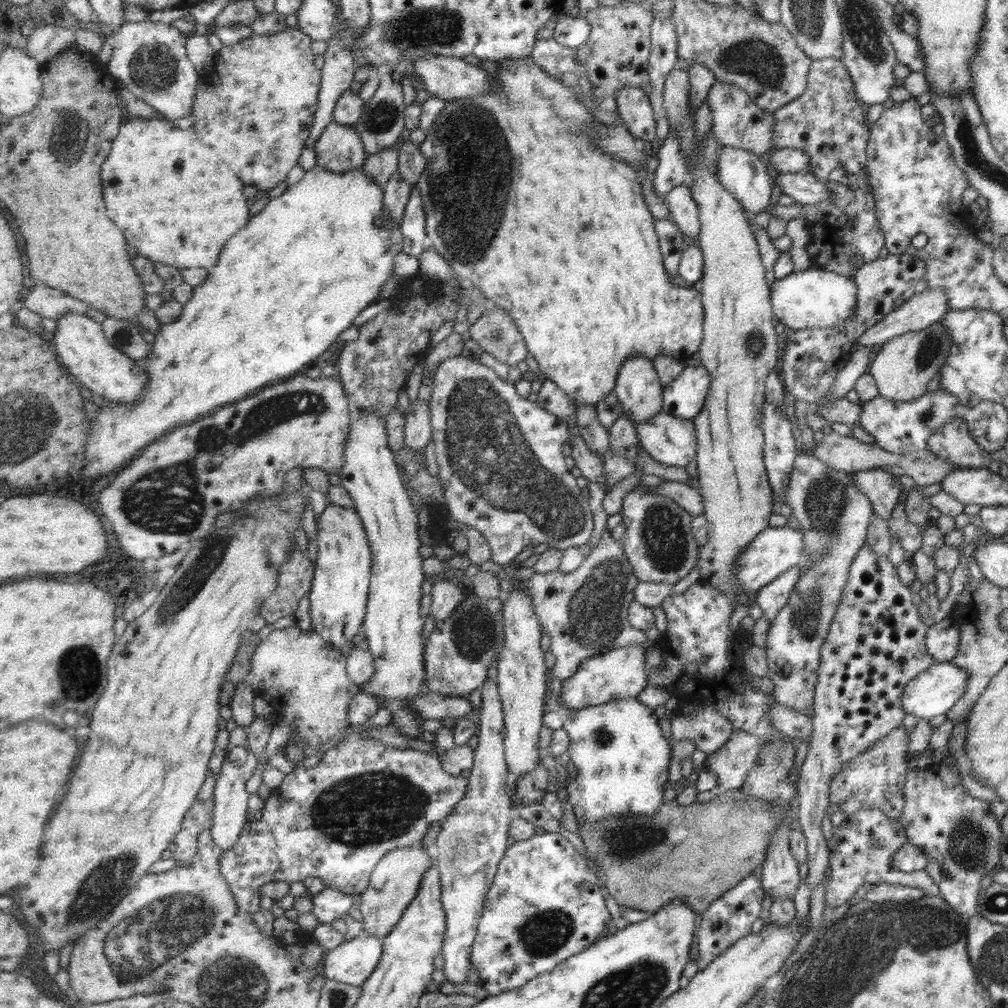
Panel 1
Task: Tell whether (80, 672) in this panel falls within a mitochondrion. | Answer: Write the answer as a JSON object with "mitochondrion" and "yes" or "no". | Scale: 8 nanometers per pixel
{"mitochondrion":"yes"}

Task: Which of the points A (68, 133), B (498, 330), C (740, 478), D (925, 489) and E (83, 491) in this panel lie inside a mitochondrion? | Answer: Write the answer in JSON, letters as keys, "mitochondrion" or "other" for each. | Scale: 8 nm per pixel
{"A":"mitochondrion","B":"mitochondrion","C":"other","D":"other","E":"other"}

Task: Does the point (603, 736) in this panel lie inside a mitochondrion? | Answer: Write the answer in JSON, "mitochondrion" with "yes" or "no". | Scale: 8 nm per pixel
{"mitochondrion":"yes"}

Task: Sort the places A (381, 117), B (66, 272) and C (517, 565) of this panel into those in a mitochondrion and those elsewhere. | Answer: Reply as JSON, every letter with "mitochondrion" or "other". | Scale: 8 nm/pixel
{"A":"mitochondrion","B":"other","C":"other"}

